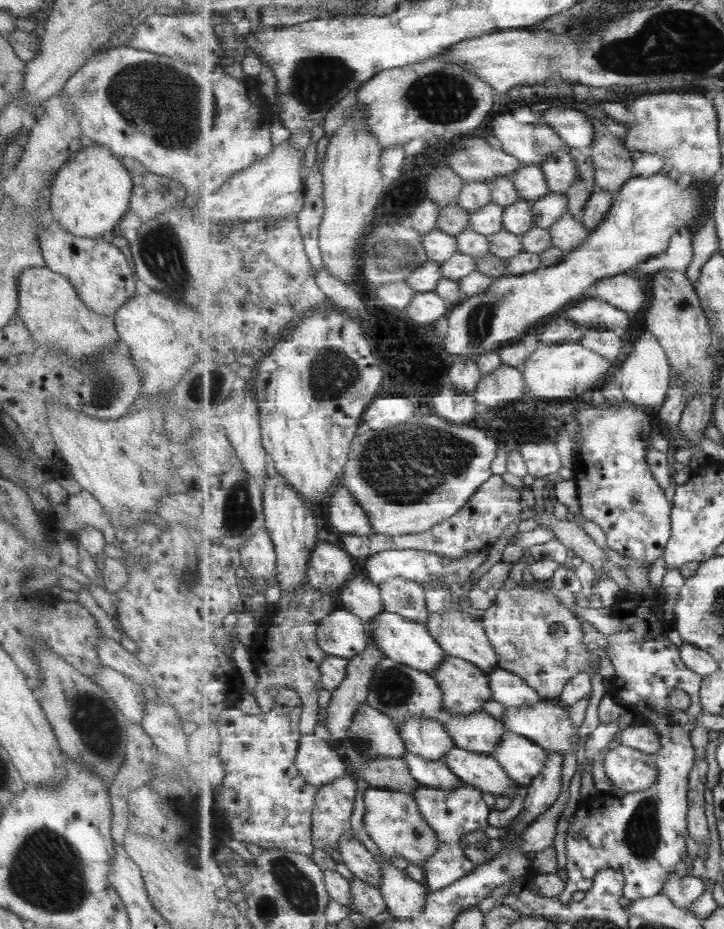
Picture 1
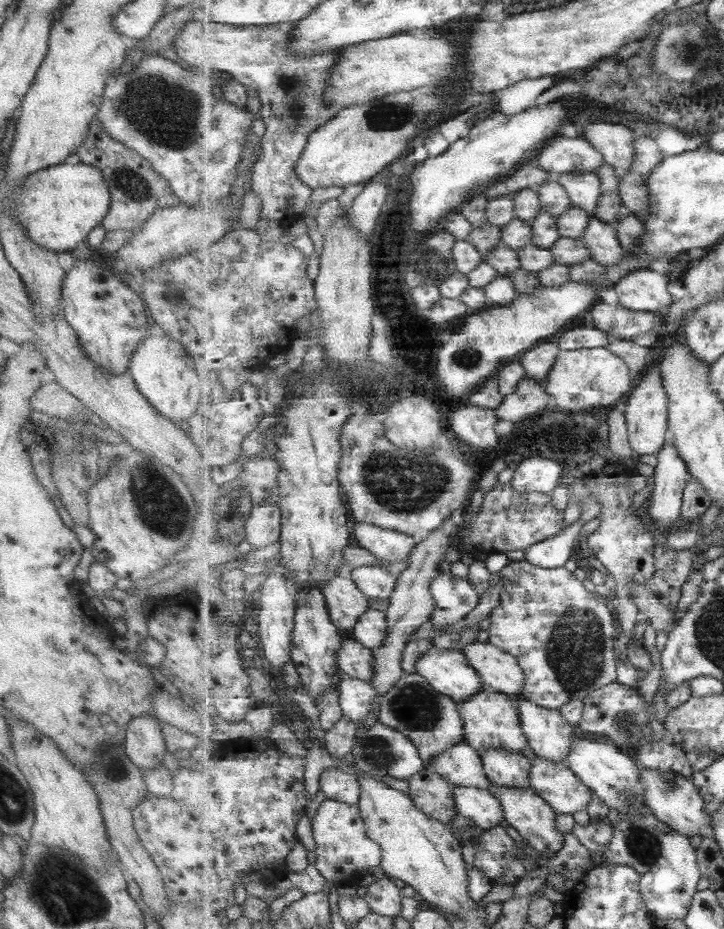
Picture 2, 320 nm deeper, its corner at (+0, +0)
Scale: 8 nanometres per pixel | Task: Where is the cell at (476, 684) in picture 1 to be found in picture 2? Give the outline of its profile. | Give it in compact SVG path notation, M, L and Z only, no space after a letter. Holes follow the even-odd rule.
M485 688L471 700L458 705L465 725L465 742L478 752L487 749L507 749L515 753L525 752L529 747L528 737L522 725L520 702L513 695Z

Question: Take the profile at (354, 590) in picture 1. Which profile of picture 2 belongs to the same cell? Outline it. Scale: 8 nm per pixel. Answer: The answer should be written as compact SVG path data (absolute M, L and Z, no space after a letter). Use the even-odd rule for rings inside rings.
M379 610L367 611L353 631L353 638L371 651L381 649L388 636L388 617Z

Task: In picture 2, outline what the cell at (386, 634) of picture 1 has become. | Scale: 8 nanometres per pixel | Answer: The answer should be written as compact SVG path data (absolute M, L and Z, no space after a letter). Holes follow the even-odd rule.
M433 646L421 658L417 658L417 673L423 676L439 692L452 697L457 706L471 700L476 694L485 689L481 676L469 664L468 656L456 649L437 649Z

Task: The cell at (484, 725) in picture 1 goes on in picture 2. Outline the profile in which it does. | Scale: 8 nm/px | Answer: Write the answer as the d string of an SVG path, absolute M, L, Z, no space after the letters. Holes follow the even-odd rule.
M487 749L481 753L490 782L509 788L530 788L532 762L515 751Z

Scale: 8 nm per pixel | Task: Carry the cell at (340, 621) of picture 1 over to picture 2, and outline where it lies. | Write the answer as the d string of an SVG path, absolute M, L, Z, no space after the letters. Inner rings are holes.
M344 636L341 651L338 653L337 668L350 678L371 682L375 673L373 658L373 651L355 641L353 636Z

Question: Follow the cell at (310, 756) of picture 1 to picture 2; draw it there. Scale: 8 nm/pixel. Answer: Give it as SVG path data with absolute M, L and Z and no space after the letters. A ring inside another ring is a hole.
M326 770L321 777L322 792L337 802L345 802L356 807L361 798L361 785L358 776L346 770Z

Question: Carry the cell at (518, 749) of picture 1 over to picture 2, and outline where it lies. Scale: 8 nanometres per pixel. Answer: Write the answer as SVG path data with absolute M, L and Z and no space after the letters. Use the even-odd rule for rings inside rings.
M535 757L531 760L531 788L558 814L575 815L591 804L594 792L567 764Z

